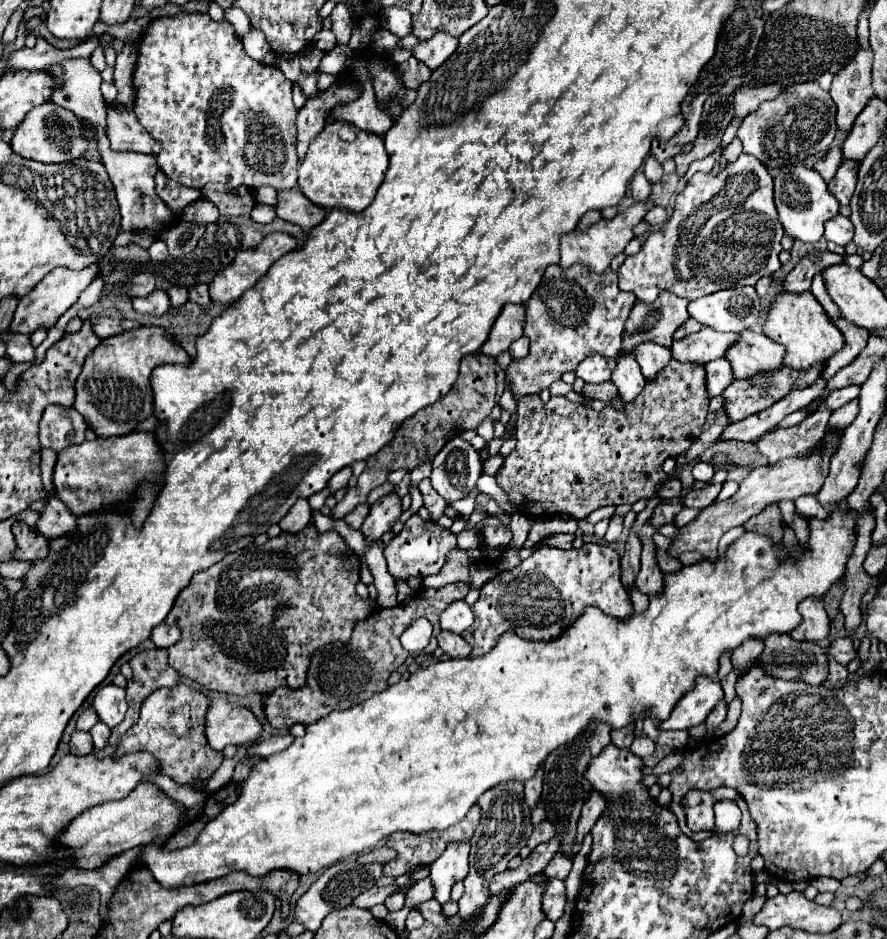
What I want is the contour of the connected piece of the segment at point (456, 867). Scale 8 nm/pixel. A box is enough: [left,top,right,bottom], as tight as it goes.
[429,843,467,905]

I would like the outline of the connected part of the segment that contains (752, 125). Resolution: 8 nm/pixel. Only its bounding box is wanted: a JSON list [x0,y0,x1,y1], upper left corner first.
[737,83,837,169]

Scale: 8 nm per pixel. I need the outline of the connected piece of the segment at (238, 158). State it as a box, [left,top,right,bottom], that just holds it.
[133,13,299,191]

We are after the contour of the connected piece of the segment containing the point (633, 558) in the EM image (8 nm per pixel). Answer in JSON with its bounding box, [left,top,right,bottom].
[621,497,661,589]

